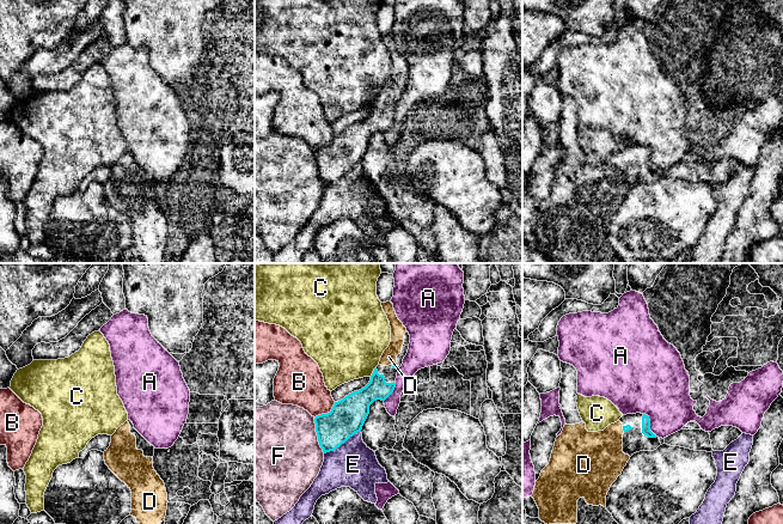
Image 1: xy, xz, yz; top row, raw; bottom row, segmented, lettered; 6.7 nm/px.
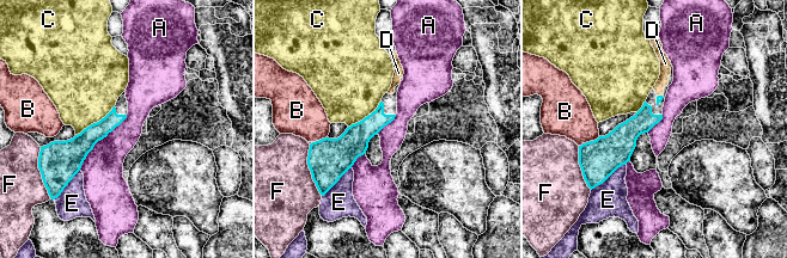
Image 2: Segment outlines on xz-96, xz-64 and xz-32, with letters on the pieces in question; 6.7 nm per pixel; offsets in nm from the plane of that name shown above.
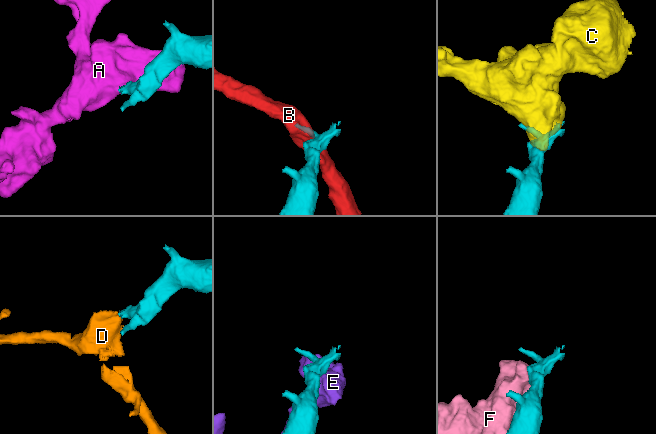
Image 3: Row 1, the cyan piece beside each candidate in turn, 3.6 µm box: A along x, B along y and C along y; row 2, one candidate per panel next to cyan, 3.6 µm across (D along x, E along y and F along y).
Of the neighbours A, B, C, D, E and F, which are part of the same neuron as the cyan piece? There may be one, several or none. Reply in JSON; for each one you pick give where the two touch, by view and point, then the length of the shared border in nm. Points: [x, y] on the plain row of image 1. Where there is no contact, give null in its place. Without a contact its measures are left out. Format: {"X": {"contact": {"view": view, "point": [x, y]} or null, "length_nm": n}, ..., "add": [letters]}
{"D": {"contact": {"view": "yz", "point": [623, 160]}, "length_nm": 40}, "add": ["D"]}

